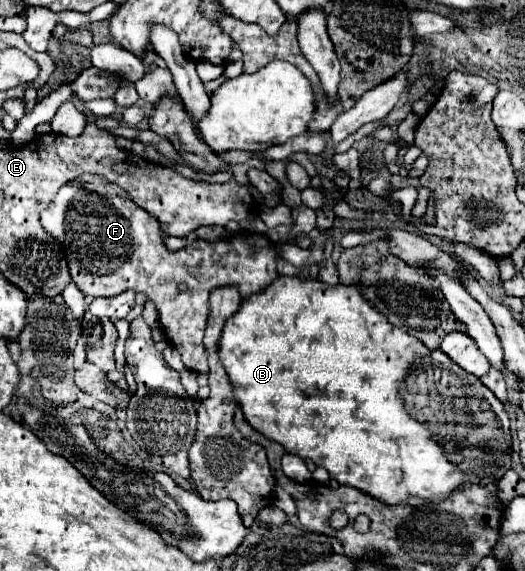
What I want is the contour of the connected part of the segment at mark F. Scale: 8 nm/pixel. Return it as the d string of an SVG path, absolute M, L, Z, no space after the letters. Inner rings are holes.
M68 182L58 190L58 194L52 198L50 206L42 212L42 218L40 218L44 230L64 244L68 268L70 268L74 284L82 290L82 294L96 296L96 298L98 296L116 296L130 288L134 292L146 294L148 300L152 300L156 304L156 308L160 312L160 326L162 326L166 338L170 340L170 344L182 354L184 366L194 372L208 374L210 368L208 368L202 338L204 338L206 320L210 314L210 306L208 306L210 292L214 288L222 288L222 286L236 286L242 292L242 300L246 300L252 294L266 290L272 284L272 280L278 278L278 270L276 270L278 250L276 250L276 246L270 242L270 248L268 248L268 240L264 236L256 234L254 242L252 242L248 236L240 234L240 236L232 236L232 238L222 238L218 242L196 240L186 250L168 252L164 246L164 236L160 236L160 226L156 224L156 220L152 220L152 216L148 216L146 212L140 212L140 208L136 208L136 204L132 204L132 200L128 200L124 190L112 188L112 184L106 184L104 190L108 194L100 196L96 192L82 190L82 188L74 186L72 182ZM180 282L188 284L186 292L178 290Z

